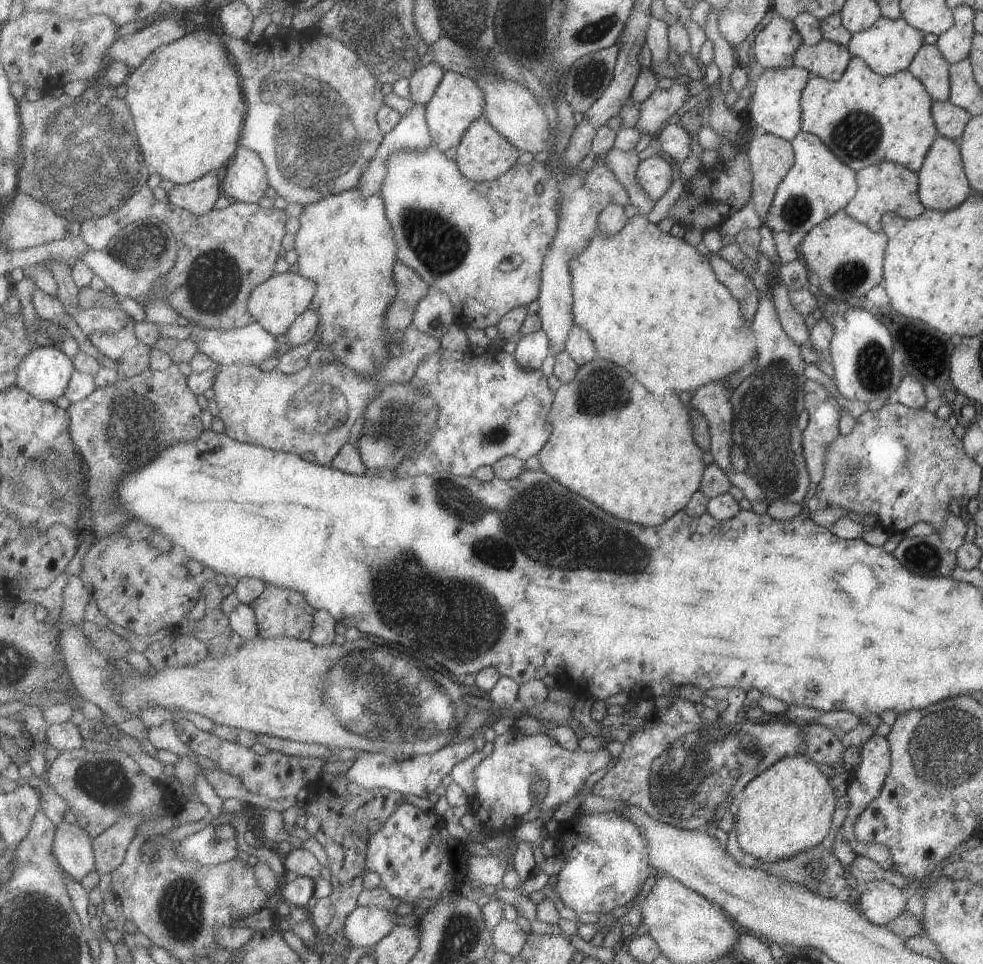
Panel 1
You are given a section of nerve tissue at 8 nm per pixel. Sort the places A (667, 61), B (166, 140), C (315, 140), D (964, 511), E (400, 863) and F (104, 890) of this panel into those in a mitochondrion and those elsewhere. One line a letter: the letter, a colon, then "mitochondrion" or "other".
A: other
B: other
C: mitochondrion
D: other
E: other
F: other

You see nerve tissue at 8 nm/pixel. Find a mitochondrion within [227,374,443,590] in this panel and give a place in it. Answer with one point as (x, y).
(401, 422)

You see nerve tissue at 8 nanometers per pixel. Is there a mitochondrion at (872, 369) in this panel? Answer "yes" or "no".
yes

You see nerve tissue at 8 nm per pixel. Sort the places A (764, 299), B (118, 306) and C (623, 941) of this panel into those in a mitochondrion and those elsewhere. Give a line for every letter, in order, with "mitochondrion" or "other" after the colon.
A: other
B: other
C: other

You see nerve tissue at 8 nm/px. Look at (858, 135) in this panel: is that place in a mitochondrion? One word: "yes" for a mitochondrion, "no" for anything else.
yes

